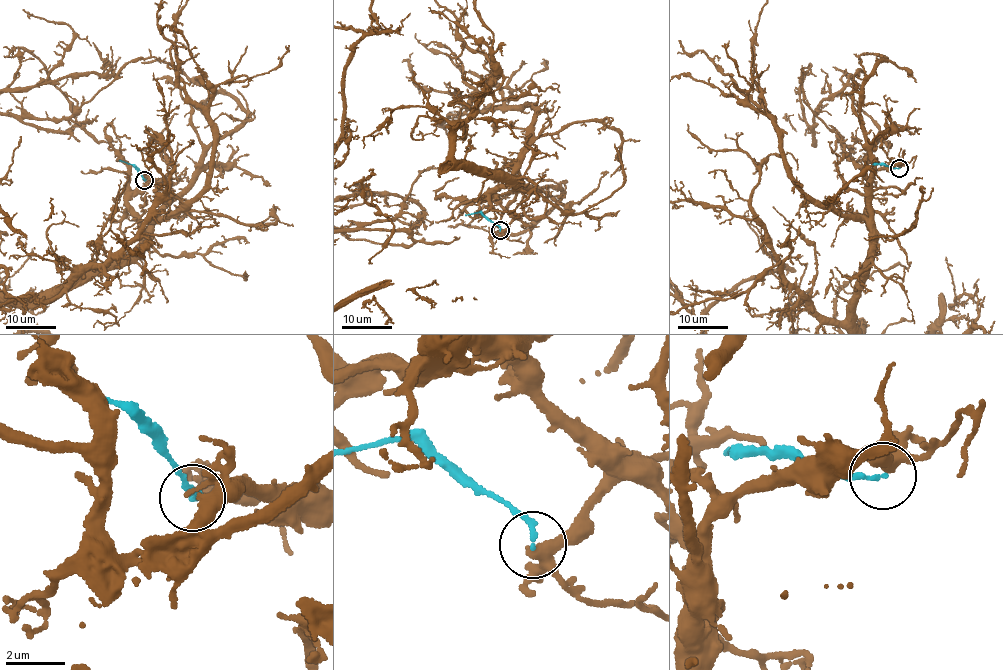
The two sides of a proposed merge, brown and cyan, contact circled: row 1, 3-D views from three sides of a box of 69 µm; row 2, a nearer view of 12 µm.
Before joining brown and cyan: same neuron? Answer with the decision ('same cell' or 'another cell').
another cell

